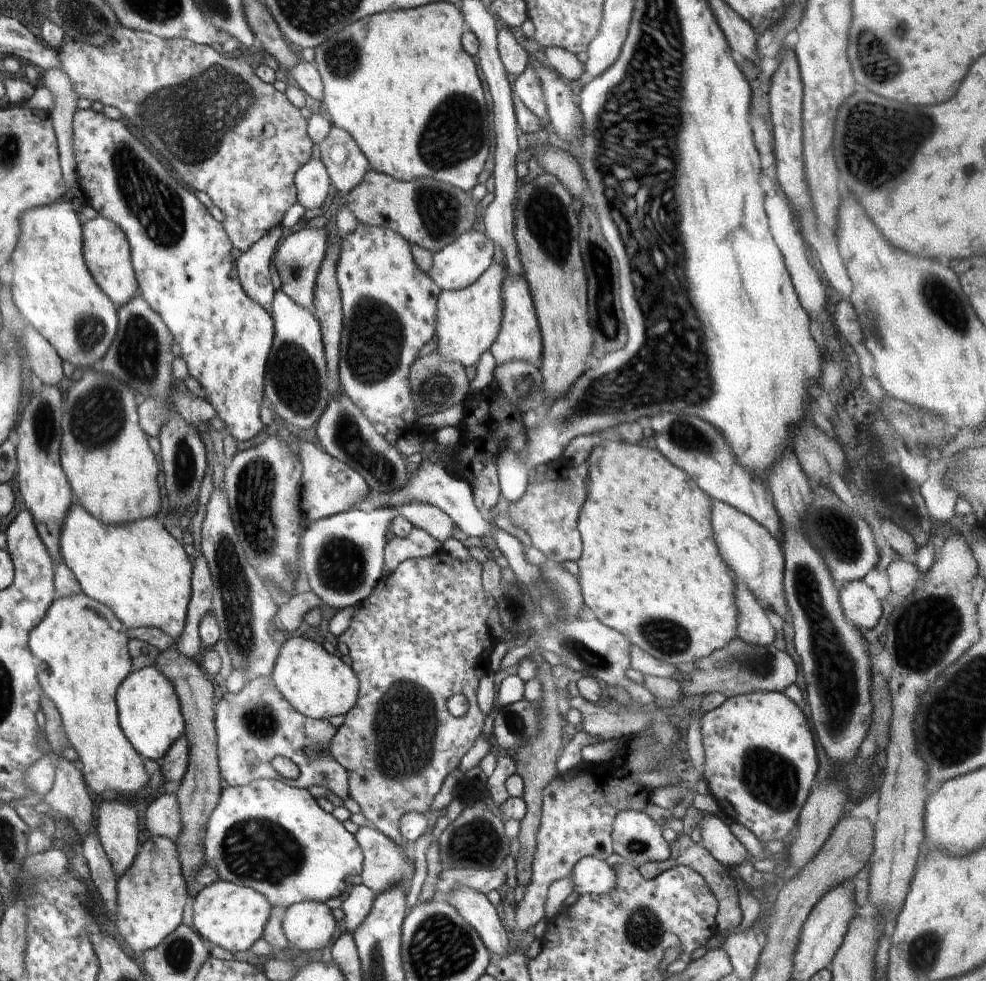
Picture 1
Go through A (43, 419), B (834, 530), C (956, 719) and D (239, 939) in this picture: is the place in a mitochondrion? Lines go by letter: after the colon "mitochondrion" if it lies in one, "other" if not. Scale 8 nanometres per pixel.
A: mitochondrion
B: mitochondrion
C: mitochondrion
D: other

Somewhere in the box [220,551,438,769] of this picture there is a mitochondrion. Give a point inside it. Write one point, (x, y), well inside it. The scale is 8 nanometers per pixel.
(260, 721)

